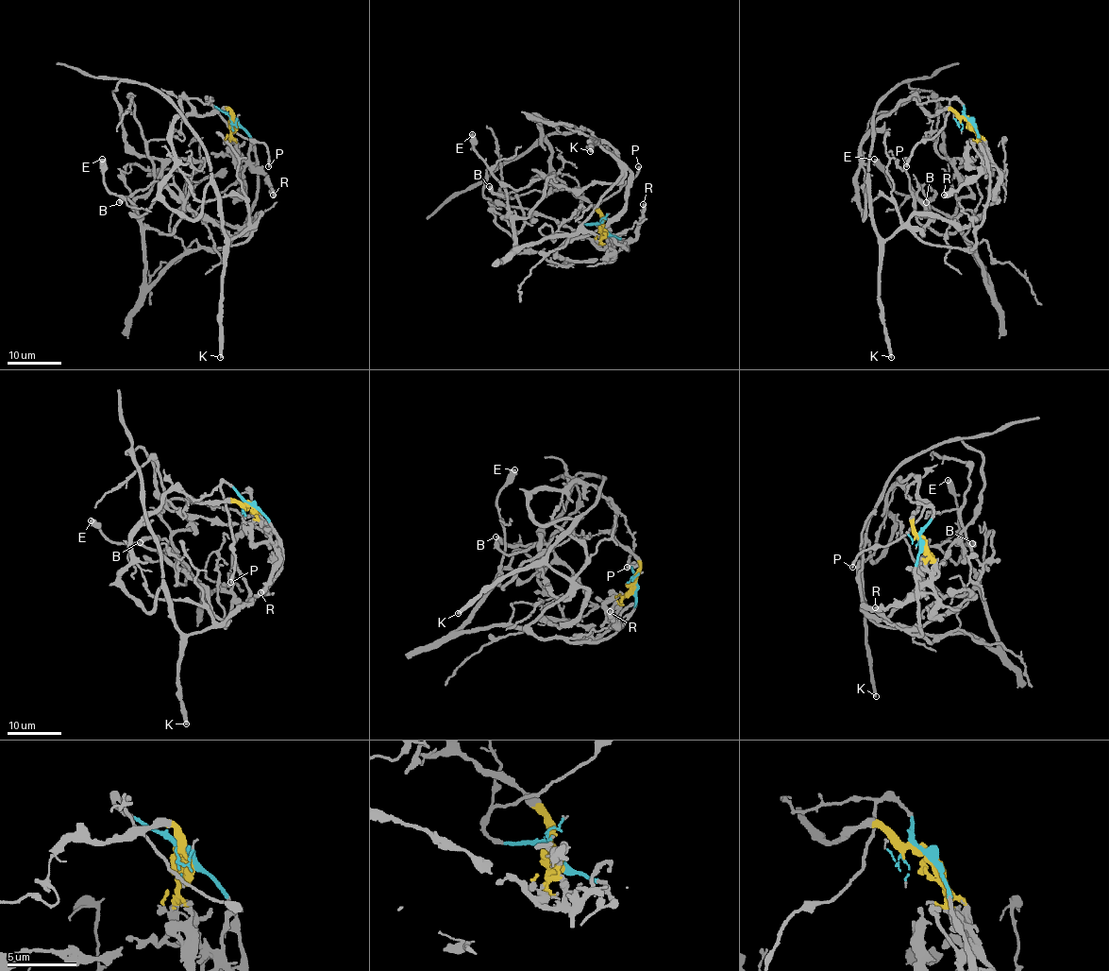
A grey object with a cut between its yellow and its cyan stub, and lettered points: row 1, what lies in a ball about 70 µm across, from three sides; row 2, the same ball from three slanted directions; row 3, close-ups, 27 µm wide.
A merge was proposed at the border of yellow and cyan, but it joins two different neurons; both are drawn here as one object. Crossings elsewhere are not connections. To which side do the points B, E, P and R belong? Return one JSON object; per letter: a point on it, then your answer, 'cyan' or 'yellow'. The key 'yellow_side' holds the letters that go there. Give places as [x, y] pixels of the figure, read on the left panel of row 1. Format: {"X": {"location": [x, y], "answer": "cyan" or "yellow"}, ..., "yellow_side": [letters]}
{"B": {"location": [119, 202], "answer": "cyan"}, "E": {"location": [102, 159], "answer": "cyan"}, "P": {"location": [268, 166], "answer": "cyan"}, "R": {"location": [273, 195], "answer": "yellow"}, "yellow_side": ["R"]}

